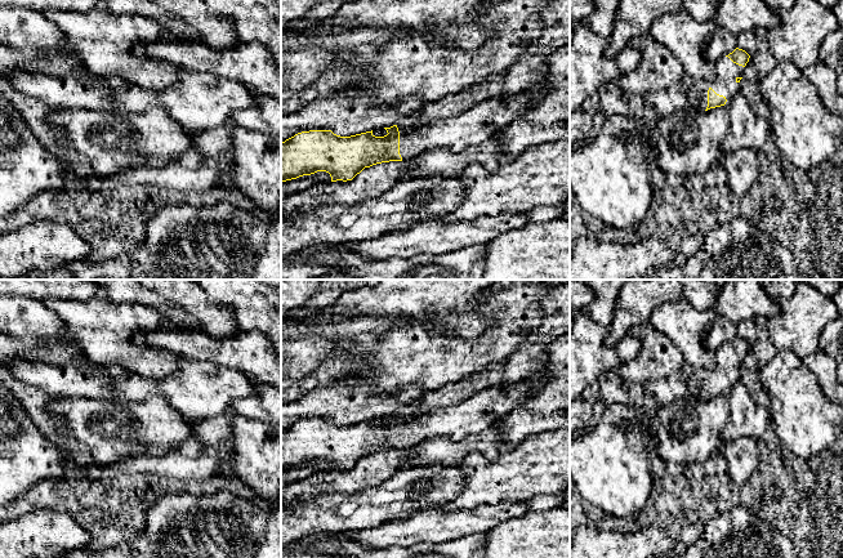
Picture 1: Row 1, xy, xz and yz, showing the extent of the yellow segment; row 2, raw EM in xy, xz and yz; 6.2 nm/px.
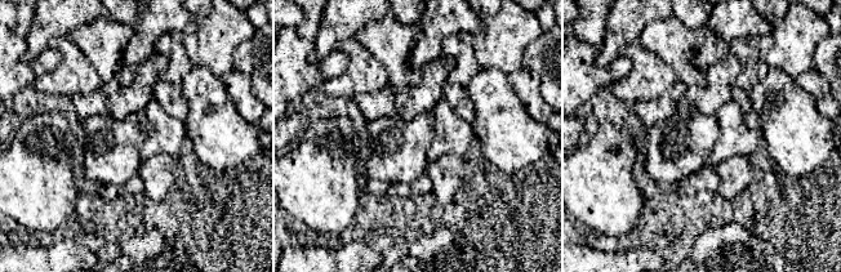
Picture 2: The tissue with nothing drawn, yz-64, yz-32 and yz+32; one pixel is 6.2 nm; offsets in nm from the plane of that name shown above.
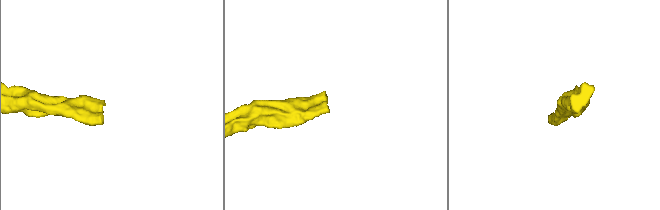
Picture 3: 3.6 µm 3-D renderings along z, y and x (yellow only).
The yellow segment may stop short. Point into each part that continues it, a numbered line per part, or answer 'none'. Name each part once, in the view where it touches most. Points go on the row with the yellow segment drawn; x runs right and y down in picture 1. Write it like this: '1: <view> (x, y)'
1: yz (727, 71)

